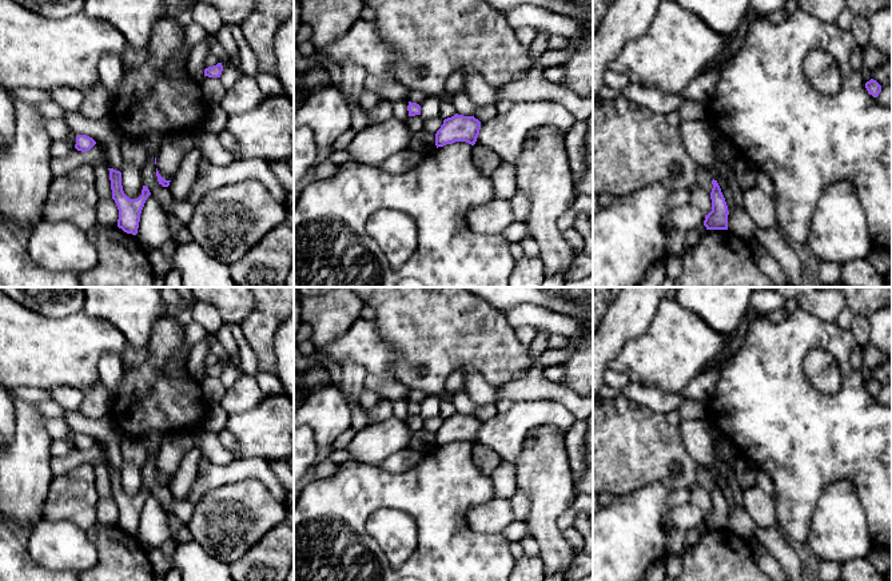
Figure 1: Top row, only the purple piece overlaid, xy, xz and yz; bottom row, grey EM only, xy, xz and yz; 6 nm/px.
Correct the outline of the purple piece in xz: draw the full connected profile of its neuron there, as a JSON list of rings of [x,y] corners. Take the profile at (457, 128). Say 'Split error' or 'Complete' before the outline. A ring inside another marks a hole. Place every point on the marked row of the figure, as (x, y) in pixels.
Complete. [[[455,114],[443,120],[443,124],[435,134],[435,146],[438,148],[455,142],[466,142],[474,146],[479,130],[481,122],[478,119]]]

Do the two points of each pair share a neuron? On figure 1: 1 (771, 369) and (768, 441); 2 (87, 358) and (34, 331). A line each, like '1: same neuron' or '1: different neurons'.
1: same neuron
2: same neuron

